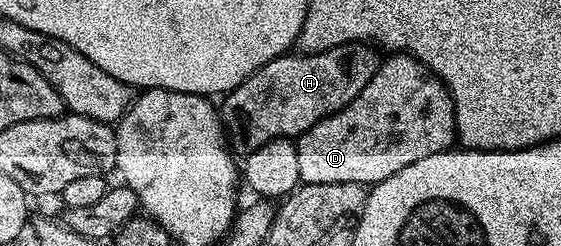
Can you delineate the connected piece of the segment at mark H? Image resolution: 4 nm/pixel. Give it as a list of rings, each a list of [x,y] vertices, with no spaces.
[[[350,42],[346,46],[337,46],[319,54],[290,52],[281,58],[274,58],[260,67],[252,76],[248,76],[234,90],[229,91],[220,102],[220,121],[229,145],[235,151],[249,152],[268,144],[268,140],[277,138],[297,139],[308,128],[312,128],[320,120],[340,112],[372,80],[380,65],[379,51],[365,42]]]

